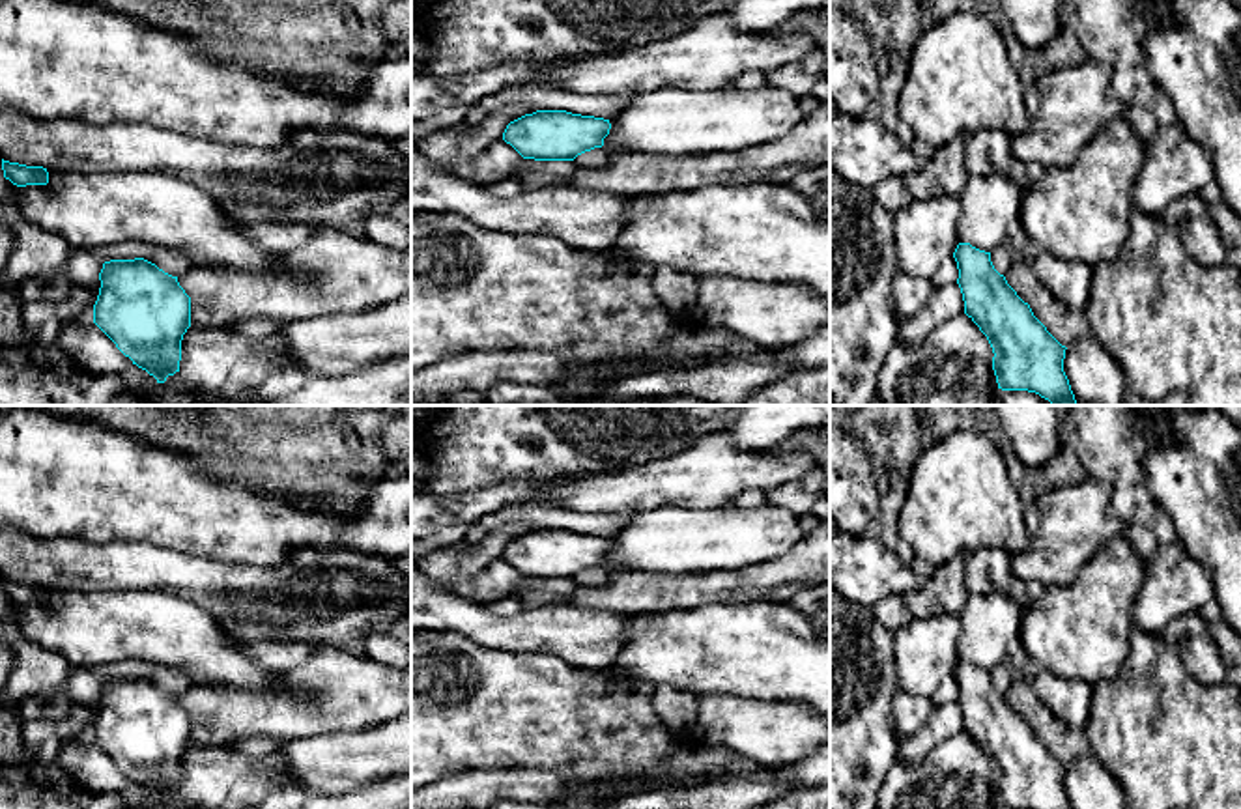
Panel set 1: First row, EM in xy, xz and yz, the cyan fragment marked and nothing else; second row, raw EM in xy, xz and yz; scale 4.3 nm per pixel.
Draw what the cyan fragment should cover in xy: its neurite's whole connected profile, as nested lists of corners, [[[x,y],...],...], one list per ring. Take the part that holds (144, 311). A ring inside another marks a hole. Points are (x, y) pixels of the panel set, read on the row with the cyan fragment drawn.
[[[144,258],[105,262],[99,280],[93,323],[133,364],[164,383],[179,372],[191,297],[178,277]]]

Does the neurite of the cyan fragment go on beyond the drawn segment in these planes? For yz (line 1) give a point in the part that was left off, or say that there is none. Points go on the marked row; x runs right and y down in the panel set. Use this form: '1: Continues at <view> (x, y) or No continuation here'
1: No continuation here

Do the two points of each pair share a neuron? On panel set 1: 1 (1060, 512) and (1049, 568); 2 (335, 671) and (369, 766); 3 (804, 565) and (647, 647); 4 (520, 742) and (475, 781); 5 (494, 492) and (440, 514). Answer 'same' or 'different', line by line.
1: same
2: different
3: different
4: different
5: same

